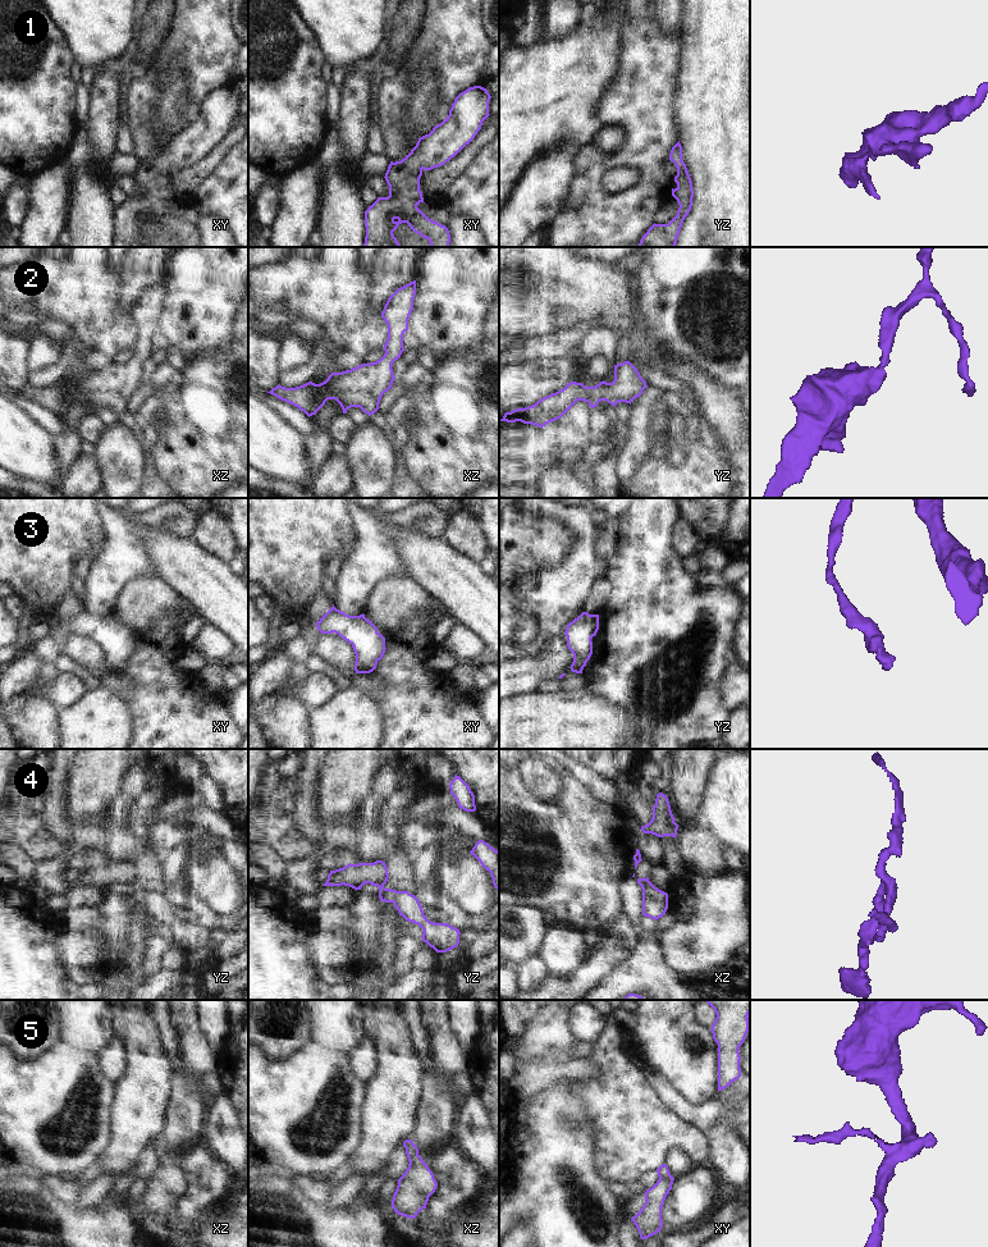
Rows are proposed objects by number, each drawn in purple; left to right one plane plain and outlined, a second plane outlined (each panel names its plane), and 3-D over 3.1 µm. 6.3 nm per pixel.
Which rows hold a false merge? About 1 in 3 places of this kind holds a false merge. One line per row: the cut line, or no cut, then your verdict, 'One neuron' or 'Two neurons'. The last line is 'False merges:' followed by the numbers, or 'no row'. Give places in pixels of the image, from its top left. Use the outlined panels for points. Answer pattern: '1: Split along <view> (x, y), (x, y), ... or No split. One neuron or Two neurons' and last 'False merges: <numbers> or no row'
1: No split. One neuron
2: No split. One neuron
3: No split. One neuron
4: Split along yz (383, 885), (378, 886). Two neurons
5: Split along xy (669, 1174), (659, 1179). Two neurons
False merges: 4, 5

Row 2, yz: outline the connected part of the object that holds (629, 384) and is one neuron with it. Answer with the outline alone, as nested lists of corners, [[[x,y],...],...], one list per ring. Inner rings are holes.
[[[630,362],[614,365],[614,380],[600,382],[595,387],[585,387],[582,383],[571,382],[563,389],[552,393],[535,405],[506,412],[500,421],[536,425],[539,428],[561,419],[577,401],[585,401],[591,408],[600,401],[607,401],[616,407],[618,402],[630,403],[641,396],[646,382],[637,369]]]

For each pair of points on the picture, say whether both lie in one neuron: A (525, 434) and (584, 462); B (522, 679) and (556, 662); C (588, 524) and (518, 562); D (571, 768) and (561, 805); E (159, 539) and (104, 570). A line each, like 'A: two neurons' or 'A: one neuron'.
A: two neurons
B: one neuron
C: two neurons
D: two neurons
E: two neurons

